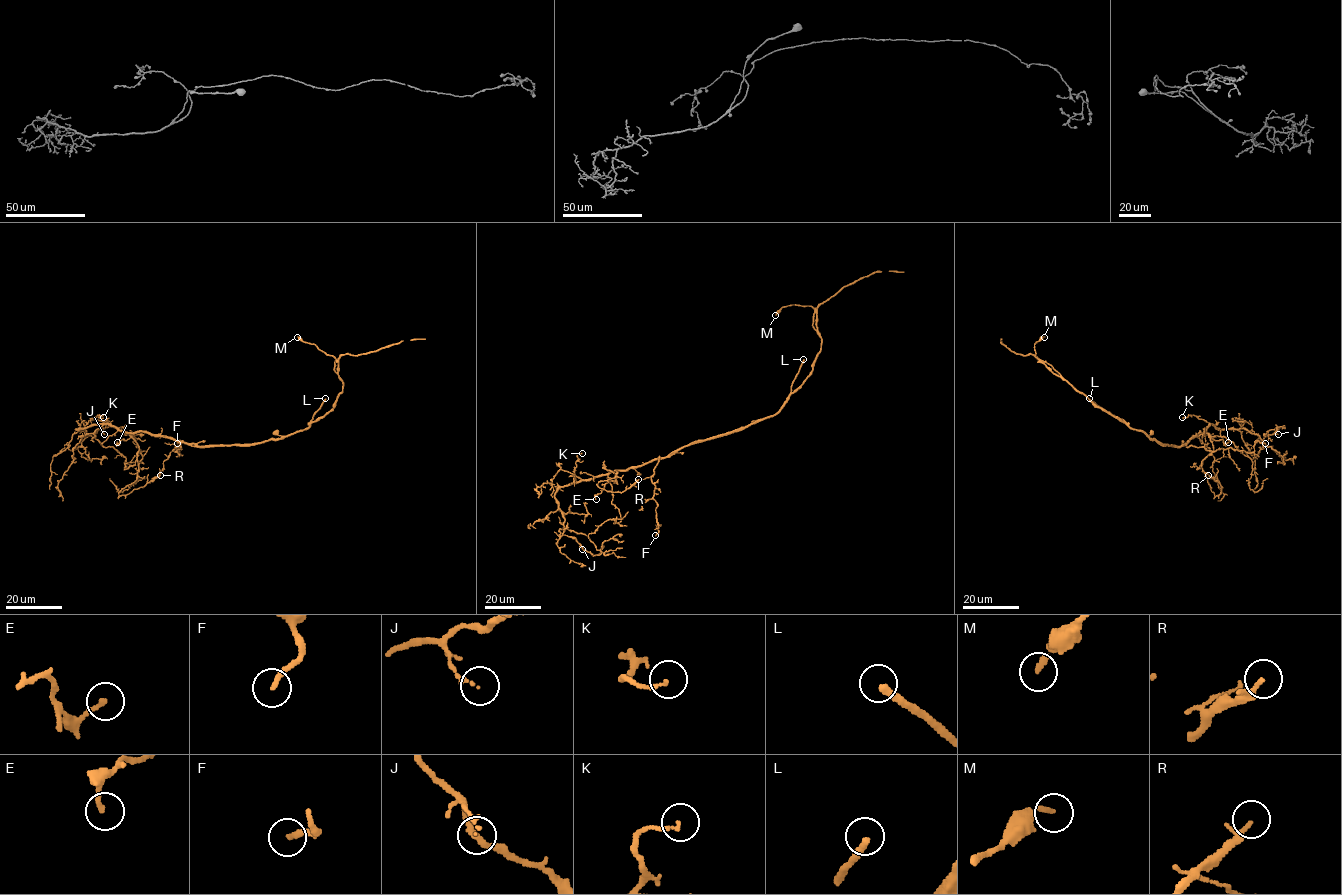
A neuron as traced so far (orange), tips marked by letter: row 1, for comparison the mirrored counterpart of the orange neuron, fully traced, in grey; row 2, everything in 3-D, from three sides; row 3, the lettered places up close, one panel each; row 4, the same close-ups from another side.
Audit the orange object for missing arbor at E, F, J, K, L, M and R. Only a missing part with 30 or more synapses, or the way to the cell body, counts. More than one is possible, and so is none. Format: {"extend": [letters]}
{"extend": ["L", "M"]}

